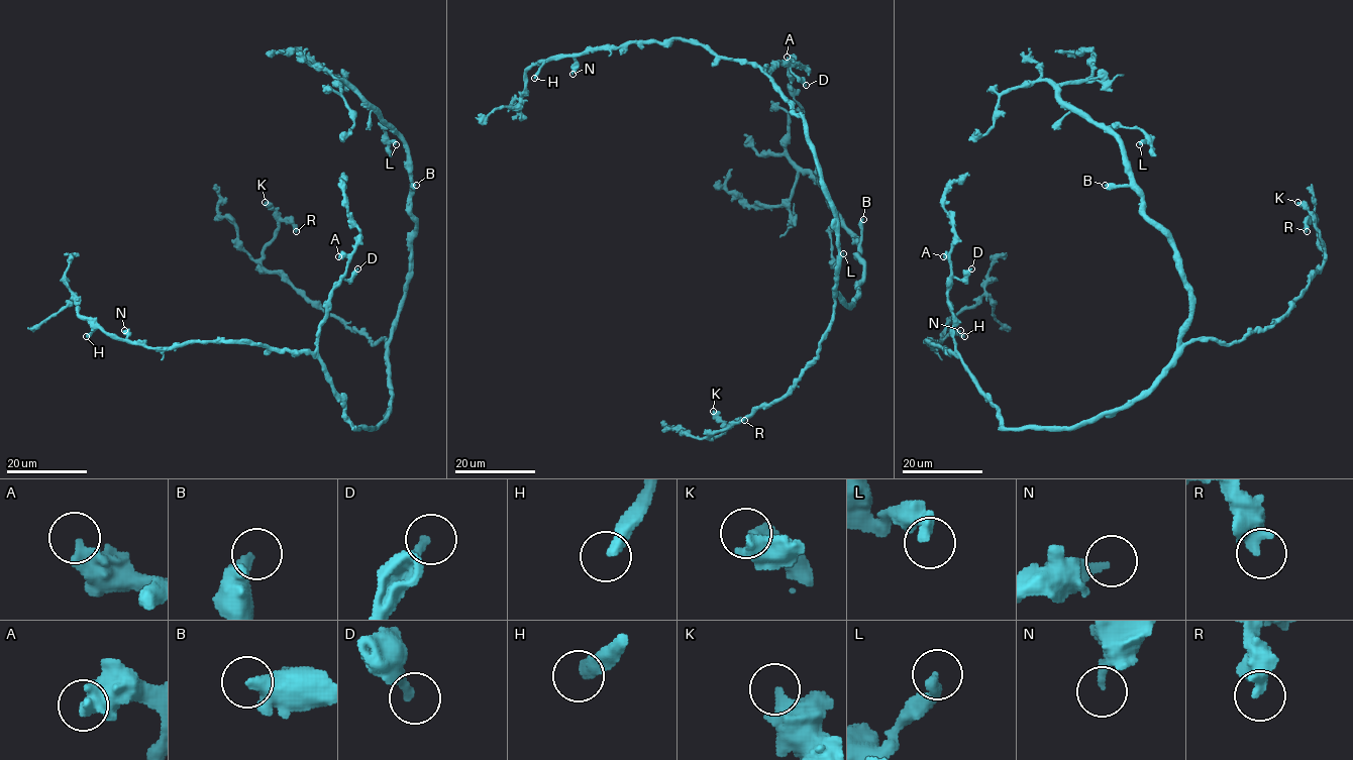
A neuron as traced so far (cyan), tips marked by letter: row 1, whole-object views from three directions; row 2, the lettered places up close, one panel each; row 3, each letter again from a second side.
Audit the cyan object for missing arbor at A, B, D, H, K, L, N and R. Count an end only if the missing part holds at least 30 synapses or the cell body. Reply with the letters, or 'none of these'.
B, H

